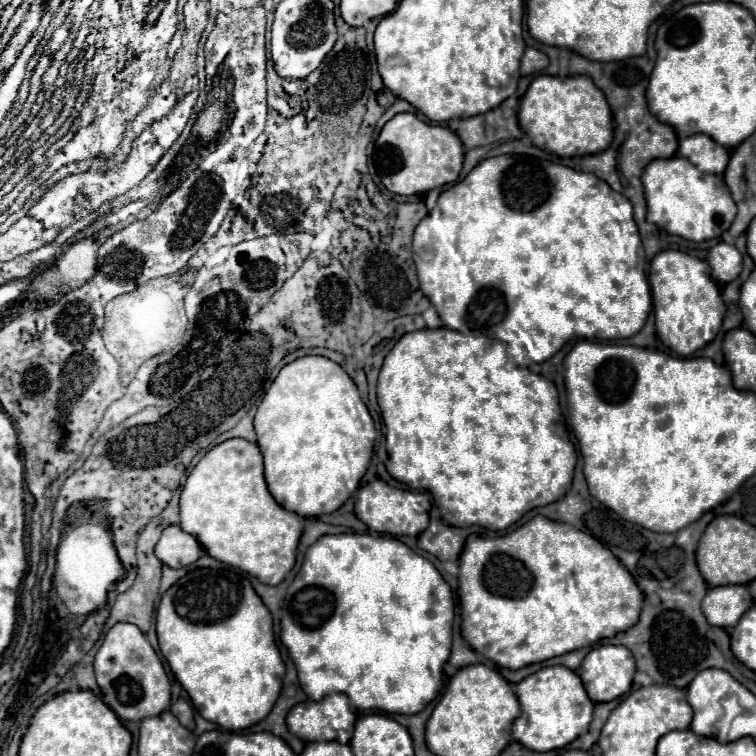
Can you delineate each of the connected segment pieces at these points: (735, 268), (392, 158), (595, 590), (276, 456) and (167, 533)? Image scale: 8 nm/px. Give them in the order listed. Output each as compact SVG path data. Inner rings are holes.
M719 242L717 246L713 246L709 250L707 264L711 266L711 272L719 284L727 284L727 282L735 280L743 270L739 250L725 242Z
M397 114L381 130L373 154L381 184L395 194L427 194L433 188L453 184L463 166L463 144L455 132L445 126L427 124L415 114Z
M535 516L505 536L471 534L465 540L459 556L459 600L461 634L467 644L501 668L519 670L635 626L643 606L643 592L613 552L591 534L579 532L571 524Z
M303 356L281 368L263 396L254 417L257 446L265 462L265 482L271 496L289 512L305 518L331 514L355 492L369 466L375 444L373 418L349 374L323 356Z
M167 526L155 546L155 554L169 568L183 568L197 562L203 554L203 548L179 526Z

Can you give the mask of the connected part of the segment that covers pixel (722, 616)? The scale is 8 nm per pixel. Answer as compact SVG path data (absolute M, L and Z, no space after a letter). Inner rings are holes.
M717 586L709 588L703 598L701 610L711 626L733 628L743 612L753 606L753 600L745 586Z

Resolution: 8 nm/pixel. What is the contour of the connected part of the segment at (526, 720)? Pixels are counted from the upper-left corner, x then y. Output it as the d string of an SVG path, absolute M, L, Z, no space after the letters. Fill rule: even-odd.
M547 666L527 676L515 686L521 716L513 722L513 738L535 752L559 750L575 738L587 734L593 702L589 700L579 676L565 666Z

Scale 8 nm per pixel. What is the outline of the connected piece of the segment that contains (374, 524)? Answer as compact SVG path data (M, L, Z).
M379 478L365 484L358 492L355 514L361 522L365 522L375 532L393 534L393 536L419 536L429 526L429 514L433 504L427 492L399 490Z

